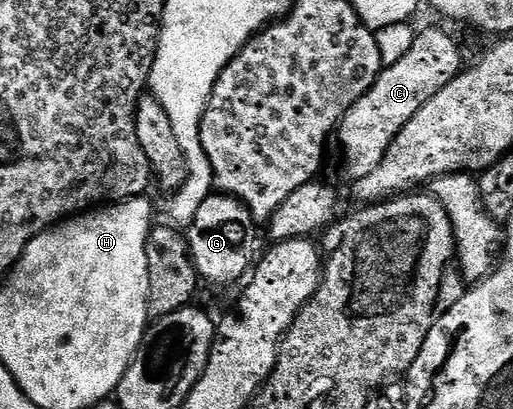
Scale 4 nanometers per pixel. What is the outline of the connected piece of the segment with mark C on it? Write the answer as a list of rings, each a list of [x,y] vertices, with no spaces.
[[[426,29],[406,49],[399,61],[383,68],[374,86],[342,116],[336,130],[336,141],[342,144],[342,157],[357,171],[375,169],[384,159],[392,139],[396,139],[403,127],[440,91],[458,76],[464,68],[458,45],[442,29]]]

